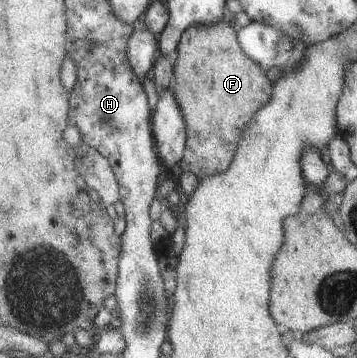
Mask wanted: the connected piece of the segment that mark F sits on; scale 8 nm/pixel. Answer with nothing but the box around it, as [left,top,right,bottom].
[173,21,275,181]

